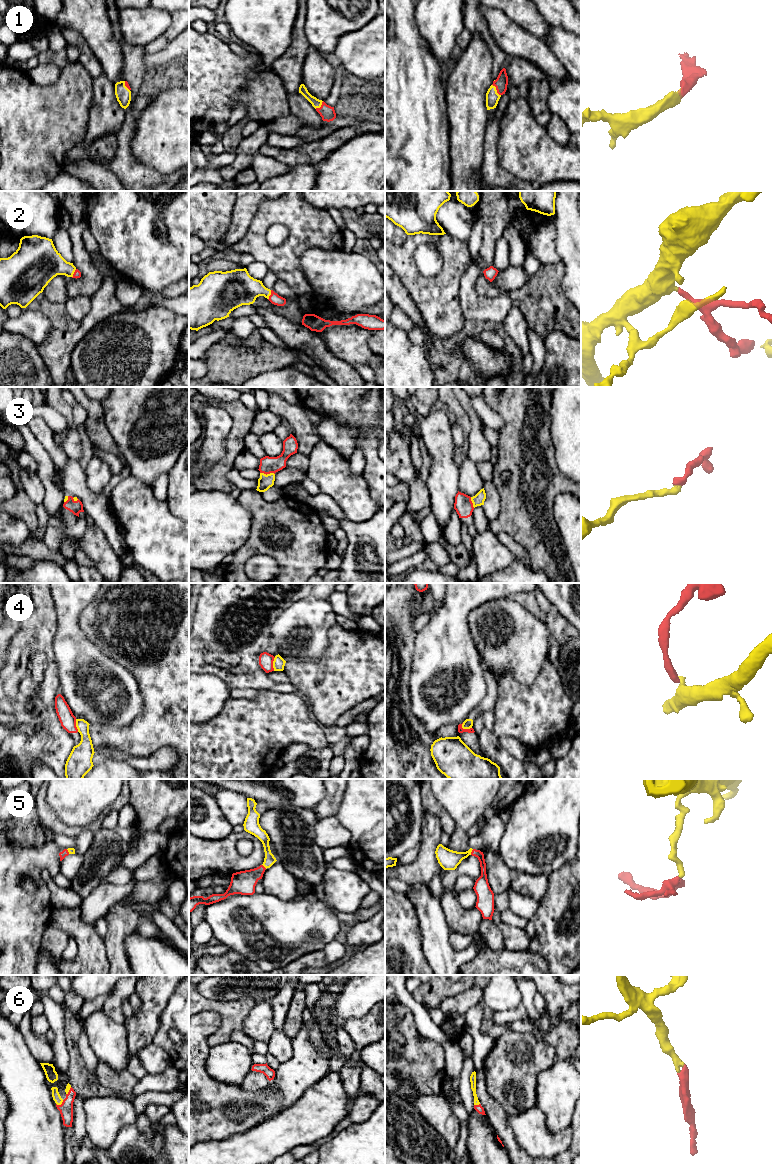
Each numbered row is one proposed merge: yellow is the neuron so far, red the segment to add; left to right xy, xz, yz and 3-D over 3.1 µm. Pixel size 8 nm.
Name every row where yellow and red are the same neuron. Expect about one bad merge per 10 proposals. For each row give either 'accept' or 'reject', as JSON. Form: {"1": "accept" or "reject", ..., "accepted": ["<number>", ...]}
{"1": "accept", "2": "accept", "3": "accept", "4": "reject", "5": "accept", "6": "accept", "accepted": ["1", "2", "3", "5", "6"]}

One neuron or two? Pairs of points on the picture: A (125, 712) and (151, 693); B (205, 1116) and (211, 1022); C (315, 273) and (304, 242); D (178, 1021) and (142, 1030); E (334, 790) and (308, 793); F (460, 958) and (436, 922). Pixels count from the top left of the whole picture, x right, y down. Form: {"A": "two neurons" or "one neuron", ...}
{"A": "two neurons", "B": "one neuron", "C": "two neurons", "D": "two neurons", "E": "two neurons", "F": "one neuron"}

